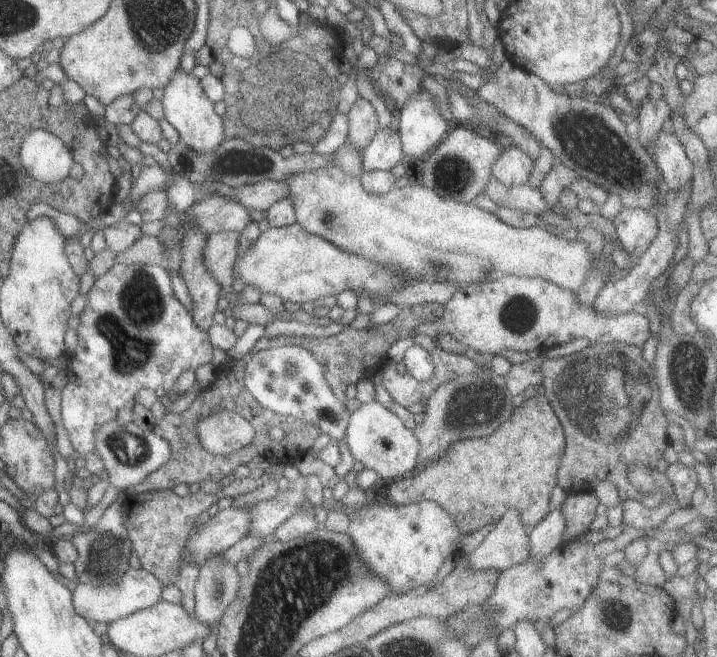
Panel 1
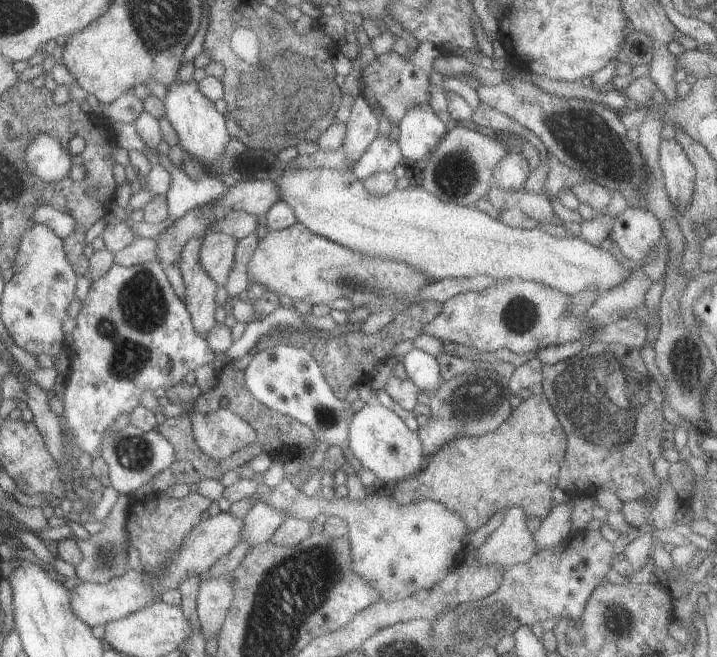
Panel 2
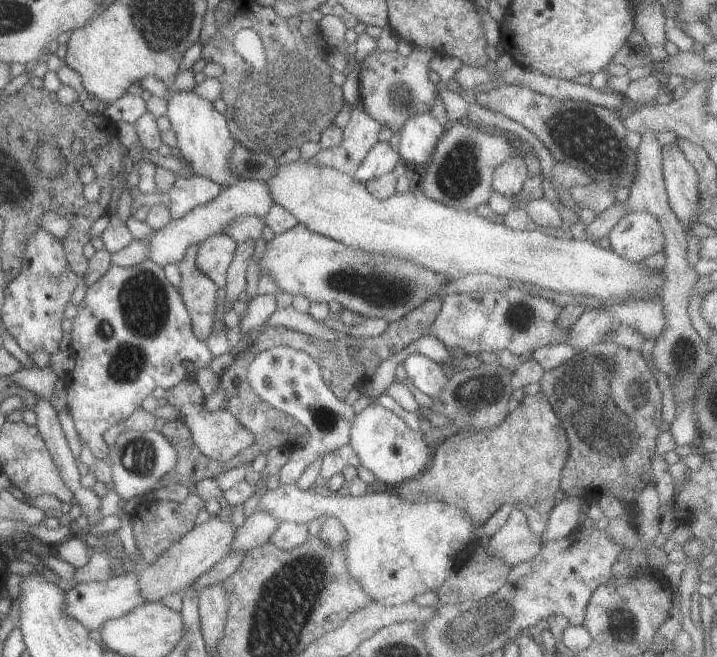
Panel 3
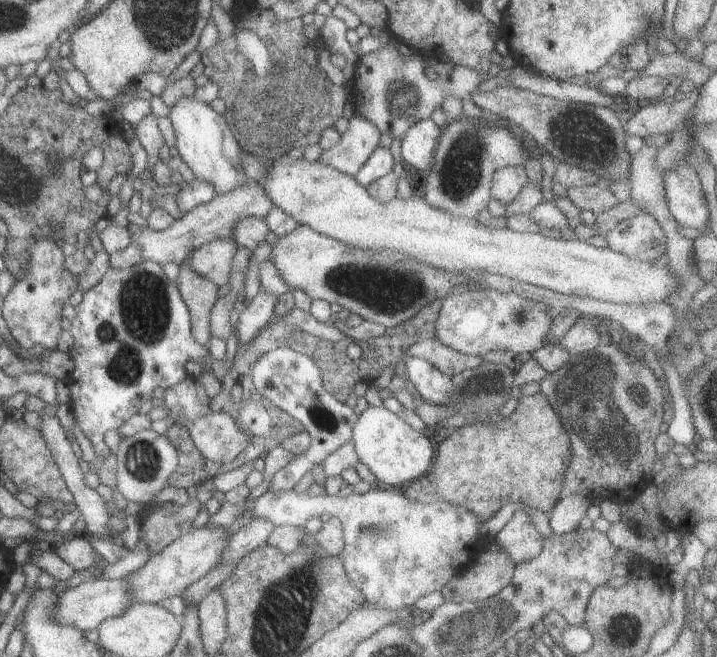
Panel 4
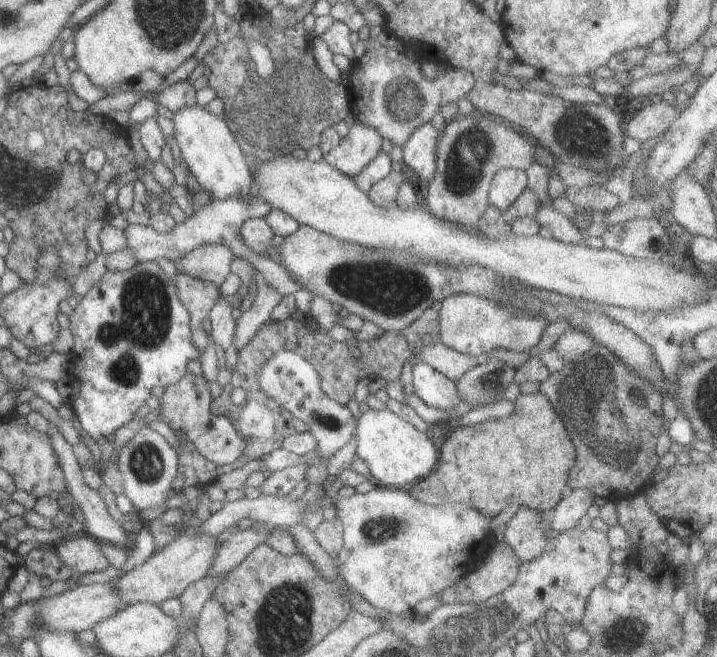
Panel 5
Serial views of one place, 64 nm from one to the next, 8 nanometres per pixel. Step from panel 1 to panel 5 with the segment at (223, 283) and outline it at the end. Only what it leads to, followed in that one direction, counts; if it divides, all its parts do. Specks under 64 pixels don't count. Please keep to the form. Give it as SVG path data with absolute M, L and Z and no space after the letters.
M205 243L195 246L174 263L177 273L187 274L191 278L204 280L218 287L230 273L229 263L233 259L234 256L227 246Z

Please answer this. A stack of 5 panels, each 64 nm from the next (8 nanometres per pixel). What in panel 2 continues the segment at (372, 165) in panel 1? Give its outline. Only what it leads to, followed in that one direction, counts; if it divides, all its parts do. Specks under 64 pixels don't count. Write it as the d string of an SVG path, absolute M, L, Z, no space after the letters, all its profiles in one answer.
M377 134L350 171L357 180L363 180L376 172L391 172L401 162L404 161L397 142Z

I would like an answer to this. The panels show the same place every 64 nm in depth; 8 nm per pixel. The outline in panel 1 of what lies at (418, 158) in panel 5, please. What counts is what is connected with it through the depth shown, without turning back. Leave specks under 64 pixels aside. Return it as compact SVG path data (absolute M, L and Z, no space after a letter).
M423 88L413 92L399 109L401 151L406 160L419 158L430 152L449 132L434 99Z

